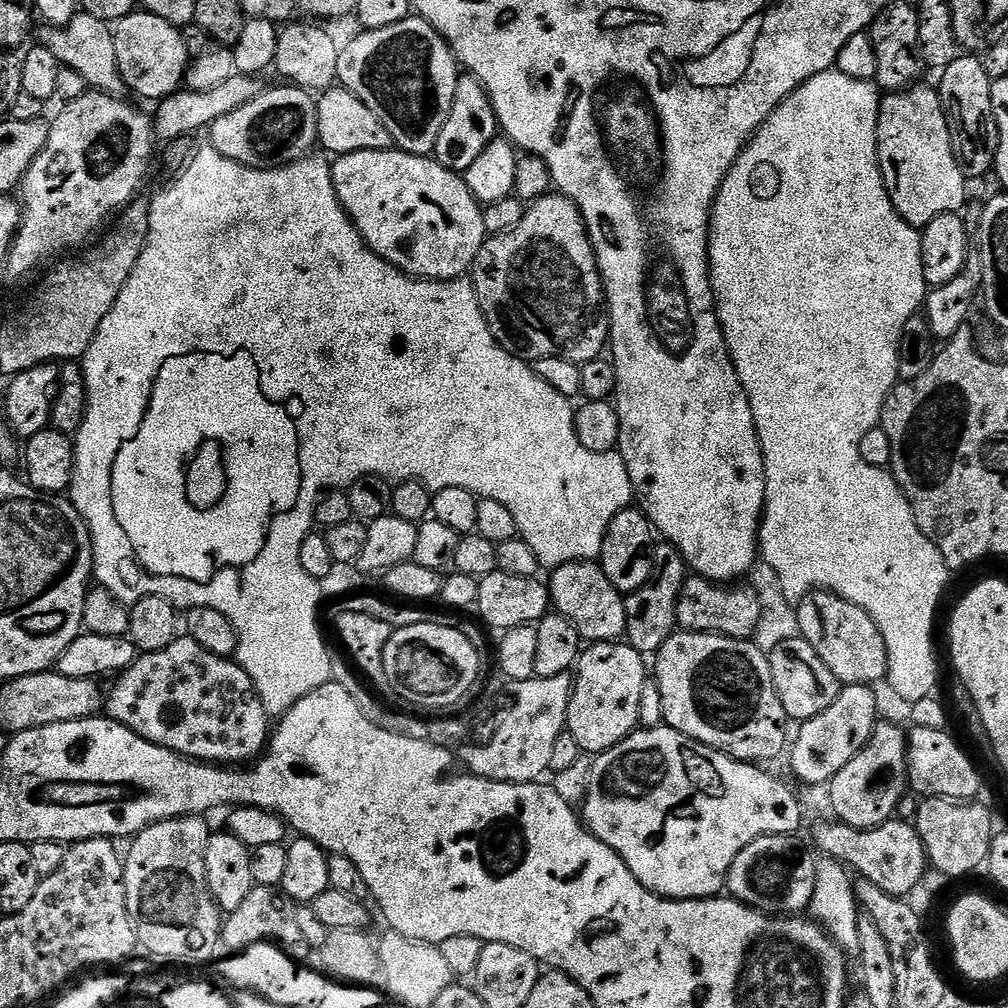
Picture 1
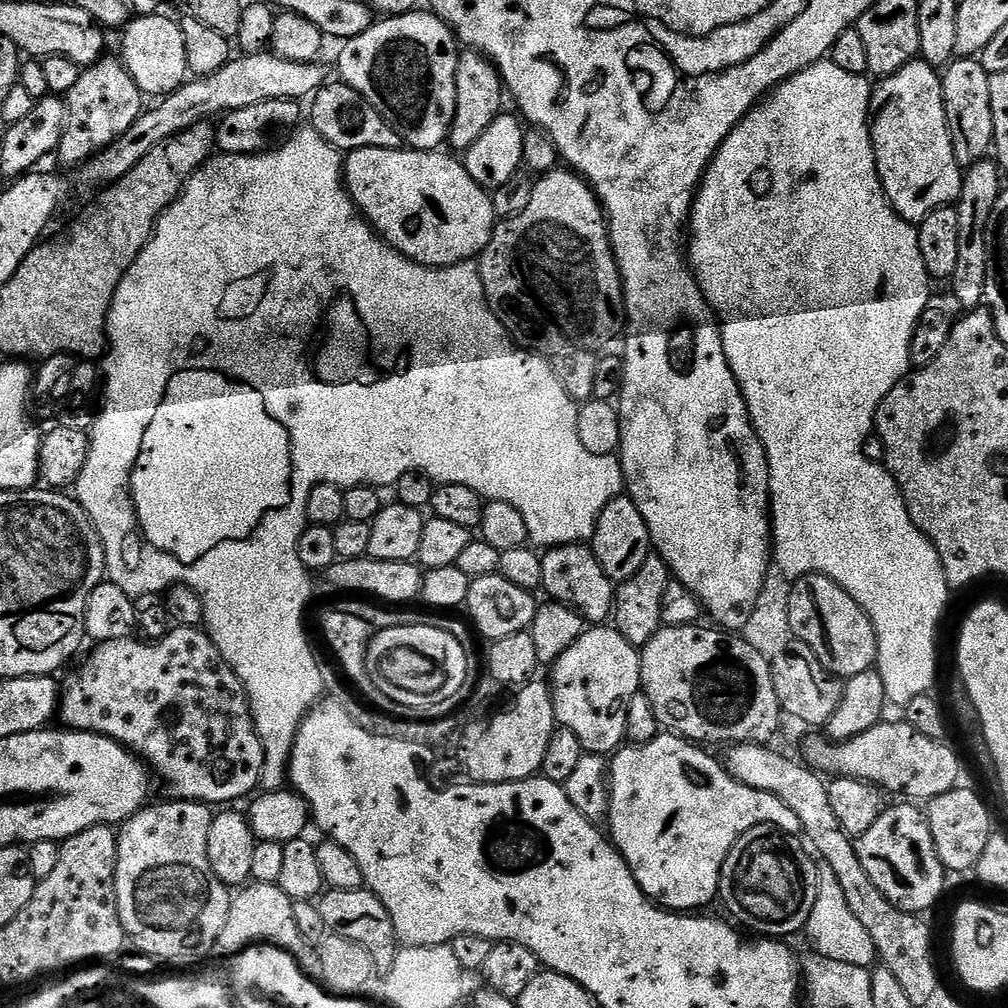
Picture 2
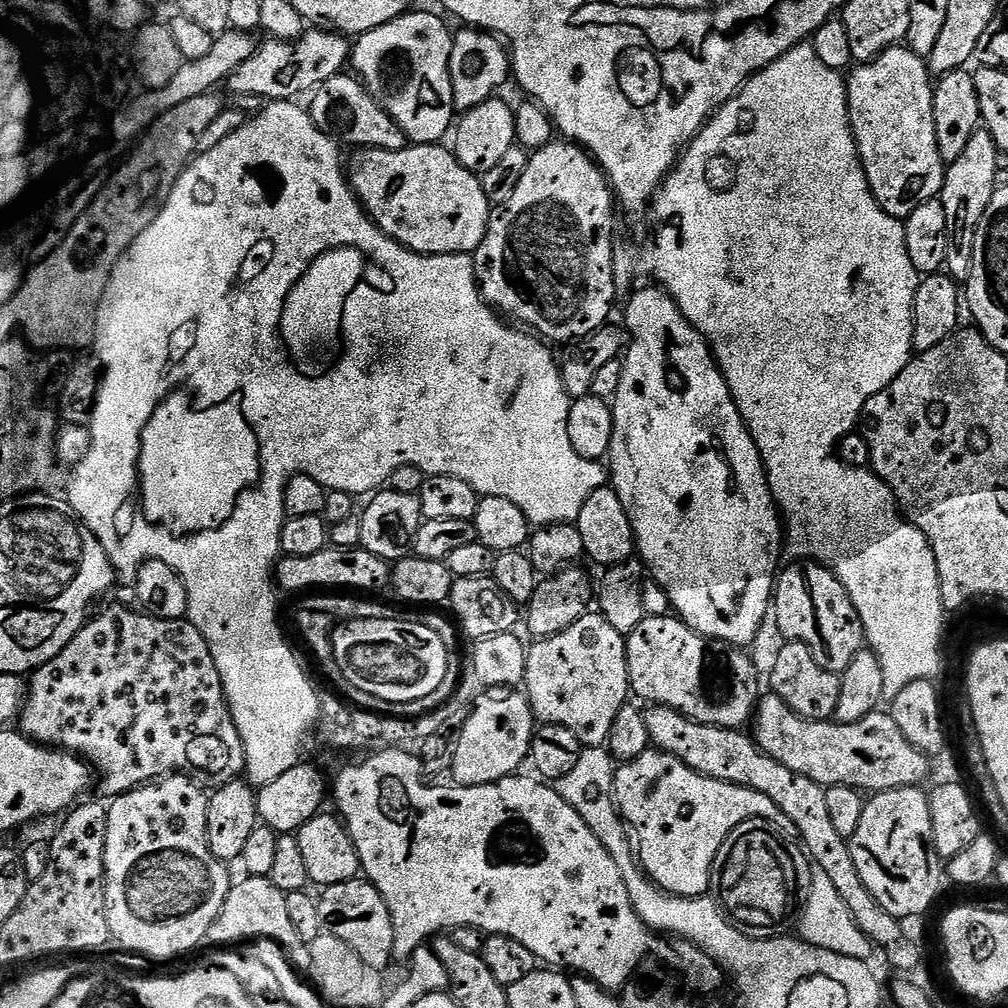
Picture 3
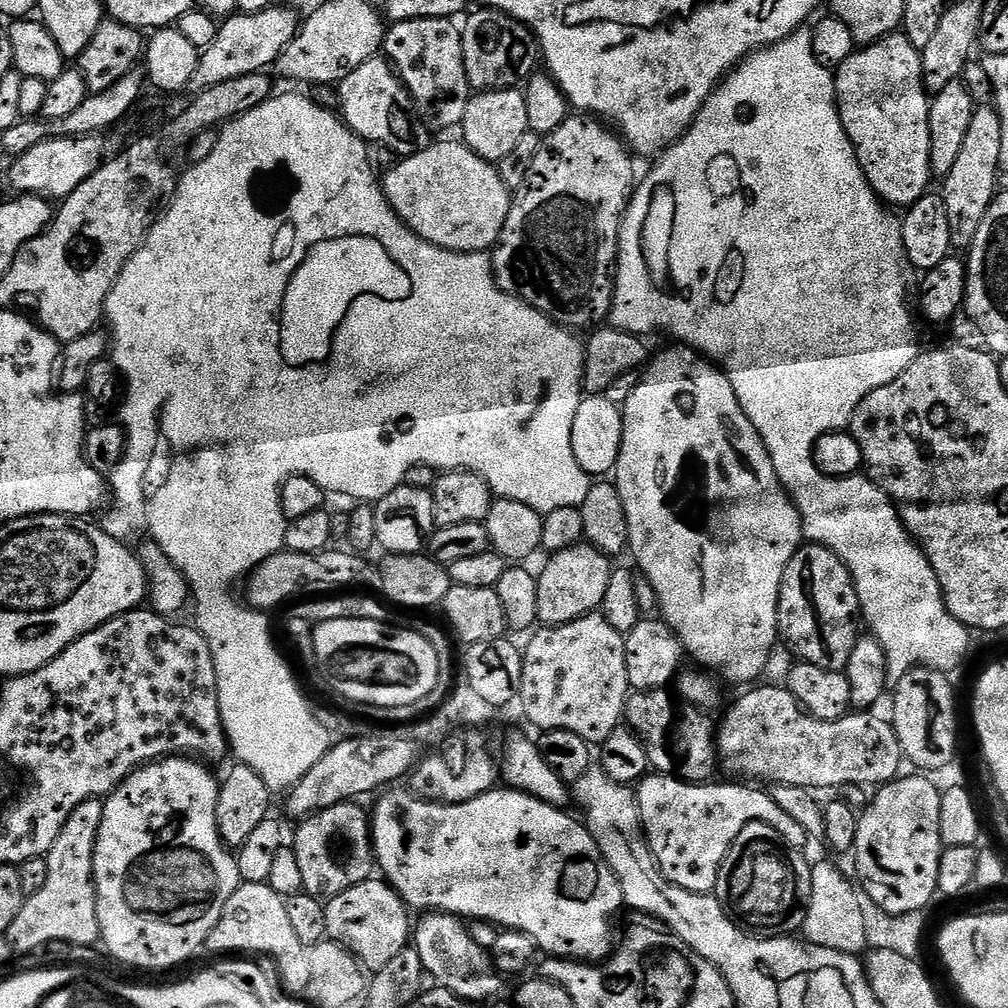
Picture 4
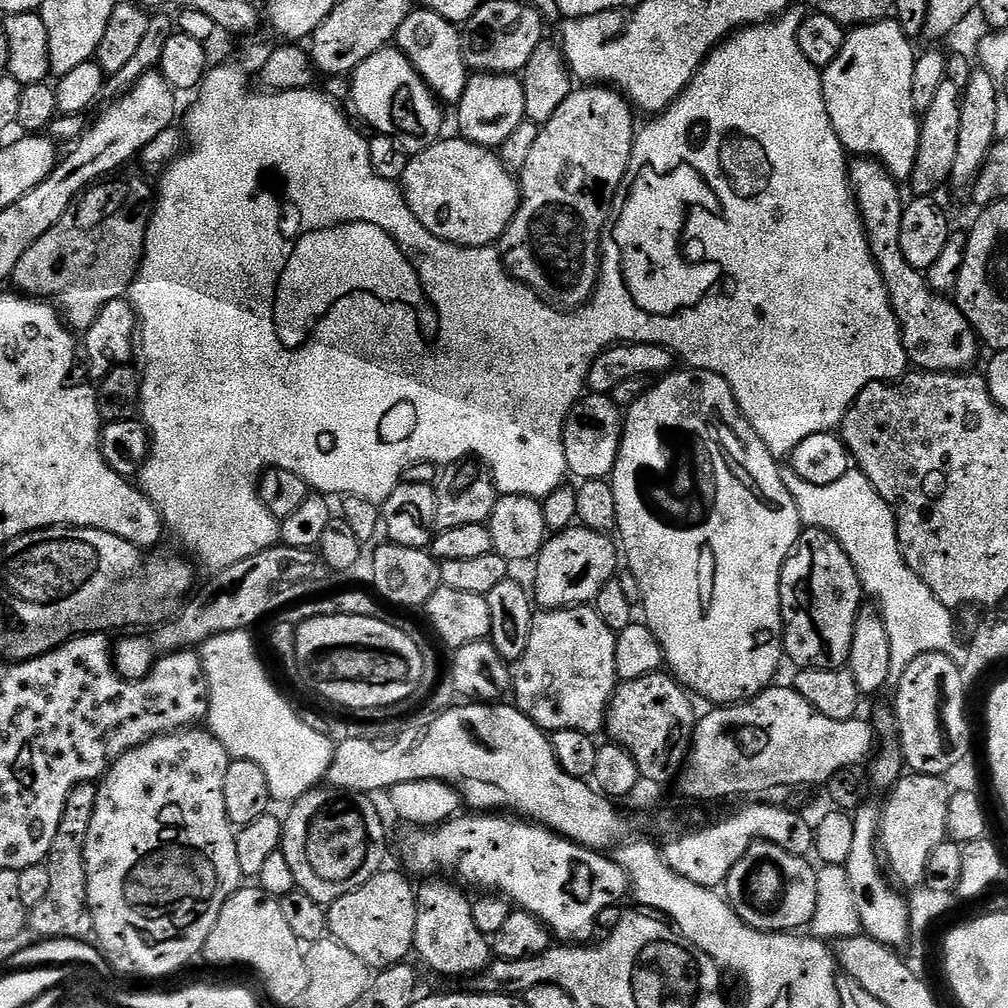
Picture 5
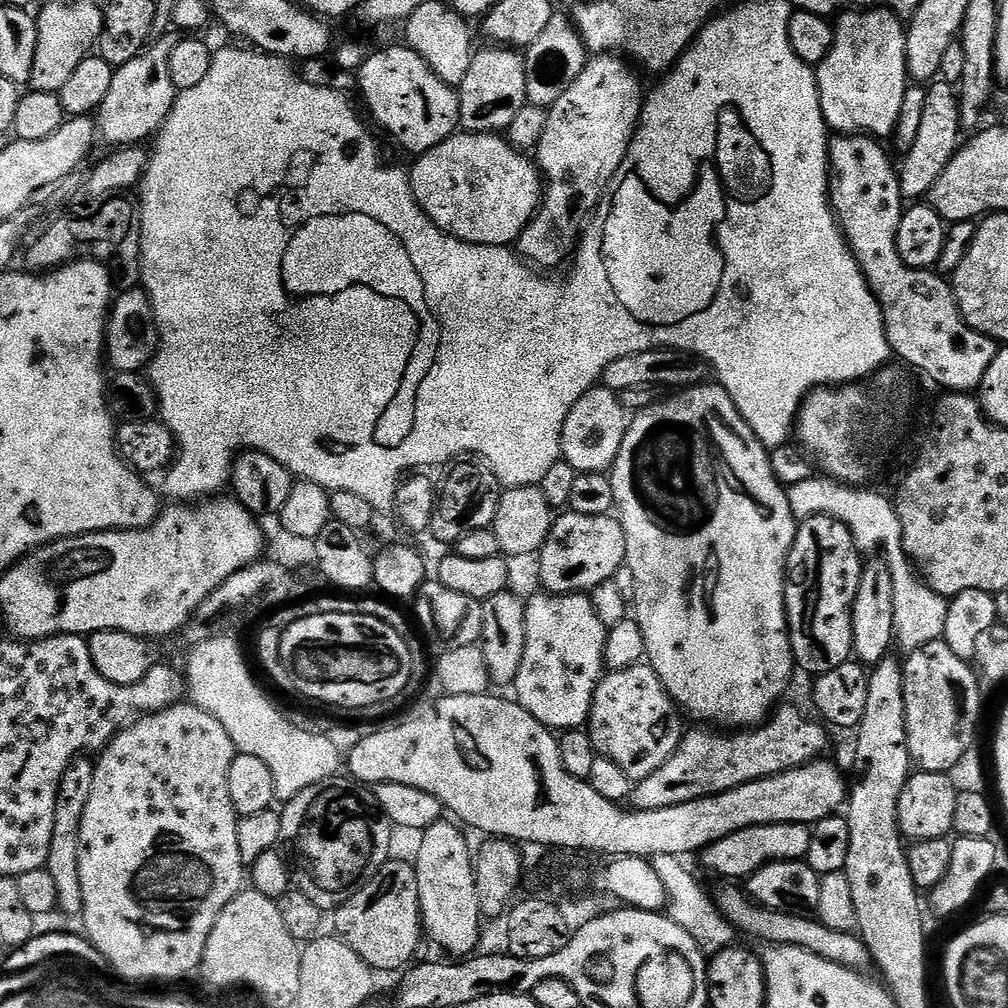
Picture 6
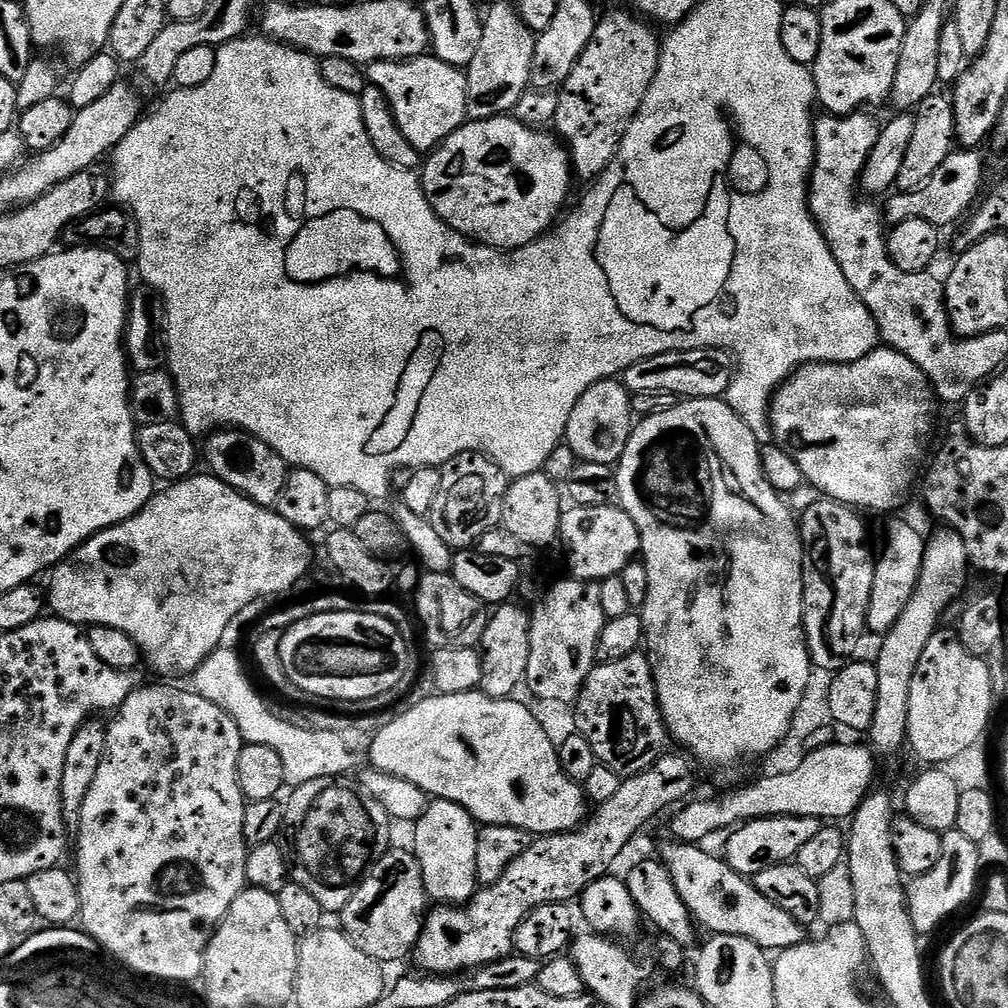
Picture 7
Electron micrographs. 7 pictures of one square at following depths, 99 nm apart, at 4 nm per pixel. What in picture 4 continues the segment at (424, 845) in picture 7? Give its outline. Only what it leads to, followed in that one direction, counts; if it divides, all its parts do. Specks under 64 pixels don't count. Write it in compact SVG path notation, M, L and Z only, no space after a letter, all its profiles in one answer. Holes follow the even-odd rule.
M430 912L419 917L414 924L414 947L418 957L418 963L425 973L433 976L439 987L447 992L454 993L460 1000L475 1000L483 1002L500 992L502 977L492 965L491 955L478 942L474 942L472 929L461 917L452 916L449 912Z

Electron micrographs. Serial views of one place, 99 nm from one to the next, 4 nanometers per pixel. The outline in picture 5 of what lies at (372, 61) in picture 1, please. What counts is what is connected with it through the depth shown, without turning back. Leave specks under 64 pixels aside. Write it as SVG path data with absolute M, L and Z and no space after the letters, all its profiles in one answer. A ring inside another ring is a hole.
M413 10L406 22L402 22L394 44L406 54L414 70L418 70L420 77L445 105L459 105L470 79L470 69L462 58L460 28L457 25L446 22L446 18L433 12Z

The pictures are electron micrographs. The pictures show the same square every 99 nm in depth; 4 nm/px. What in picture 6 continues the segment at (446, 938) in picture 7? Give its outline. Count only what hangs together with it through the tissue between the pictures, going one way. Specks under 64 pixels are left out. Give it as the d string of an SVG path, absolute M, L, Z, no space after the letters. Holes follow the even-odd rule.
M777 707L751 730L713 730L708 726L692 726L696 728L689 732L687 729L671 758L658 766L650 778L639 781L633 787L631 807L662 810L666 806L694 802L694 798L722 794L726 790L734 790L734 786L821 759L827 753L824 751L828 748L829 729L815 719L807 720L799 707L789 707Z

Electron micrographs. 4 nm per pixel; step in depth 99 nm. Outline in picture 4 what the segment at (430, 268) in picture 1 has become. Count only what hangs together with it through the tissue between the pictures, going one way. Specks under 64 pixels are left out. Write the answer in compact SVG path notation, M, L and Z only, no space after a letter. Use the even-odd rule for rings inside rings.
M456 140L433 142L421 152L405 156L388 173L383 173L382 187L390 206L426 242L451 252L488 252L496 247L502 226L512 205L512 196L502 182L499 171L489 161L468 149L467 144Z

